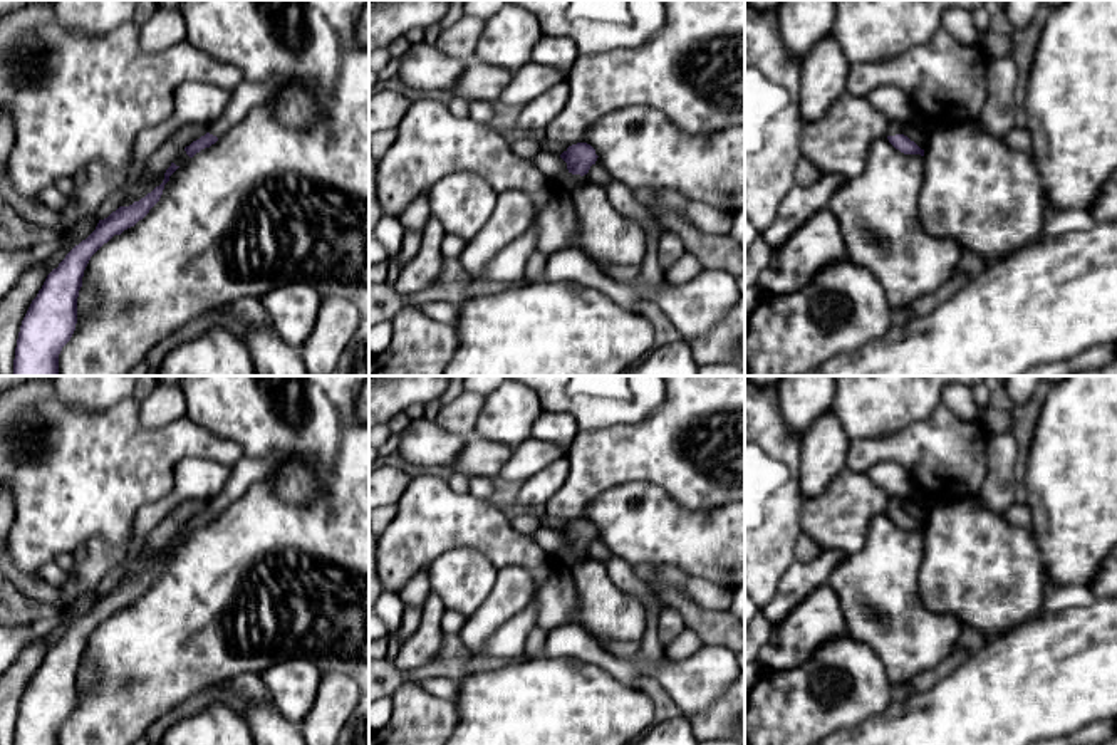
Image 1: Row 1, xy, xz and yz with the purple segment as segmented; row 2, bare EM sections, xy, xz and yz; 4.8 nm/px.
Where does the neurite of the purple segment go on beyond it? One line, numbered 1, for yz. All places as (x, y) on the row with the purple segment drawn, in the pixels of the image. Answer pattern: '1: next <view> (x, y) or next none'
1: next yz (894, 126)

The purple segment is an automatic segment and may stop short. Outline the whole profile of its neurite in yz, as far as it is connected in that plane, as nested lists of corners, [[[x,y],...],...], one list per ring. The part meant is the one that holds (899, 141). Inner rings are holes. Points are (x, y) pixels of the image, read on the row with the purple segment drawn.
[[[889,121],[889,143],[904,154],[921,154],[924,156],[924,149],[921,149],[914,141],[902,134],[902,122]]]

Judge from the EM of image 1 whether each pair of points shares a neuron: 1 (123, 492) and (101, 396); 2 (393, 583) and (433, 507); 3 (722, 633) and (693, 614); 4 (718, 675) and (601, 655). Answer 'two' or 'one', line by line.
1: two
2: one
3: one
4: one

